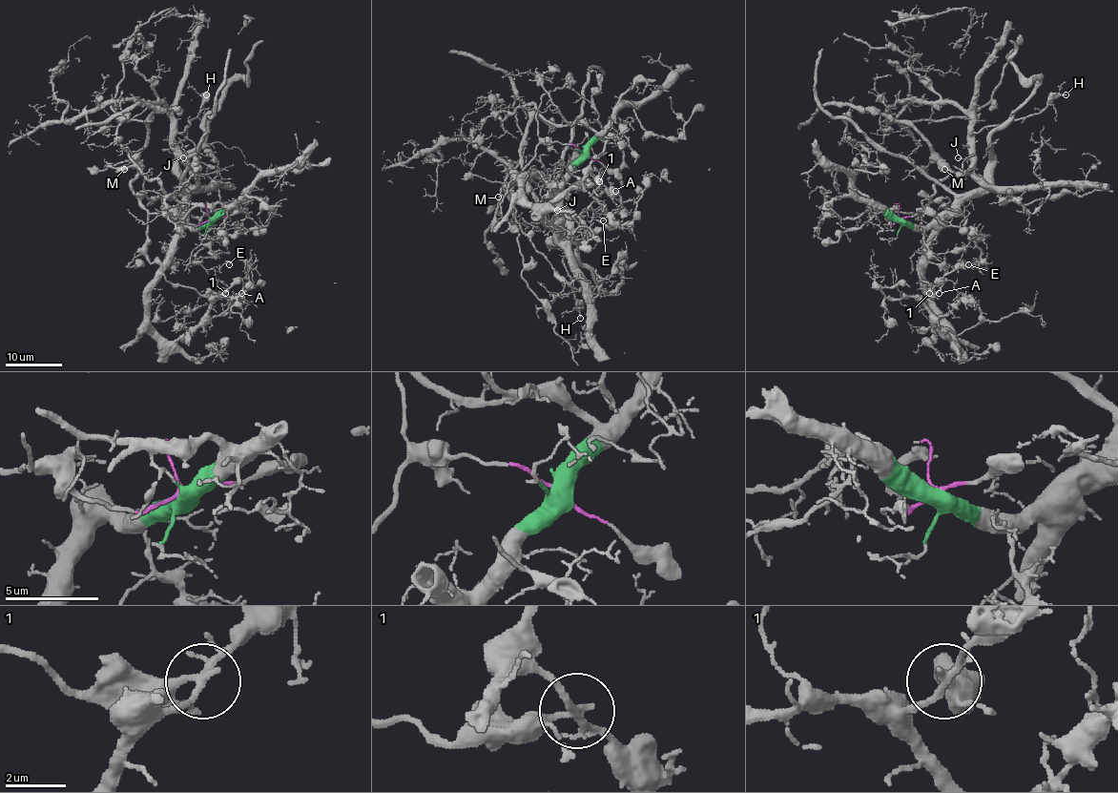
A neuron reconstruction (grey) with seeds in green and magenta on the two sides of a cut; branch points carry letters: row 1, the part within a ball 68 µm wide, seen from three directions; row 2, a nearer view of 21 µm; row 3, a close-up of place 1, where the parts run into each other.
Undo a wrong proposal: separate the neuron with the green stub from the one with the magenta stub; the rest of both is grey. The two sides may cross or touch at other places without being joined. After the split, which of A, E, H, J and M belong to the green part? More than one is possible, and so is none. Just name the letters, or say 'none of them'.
A, E, H, J

